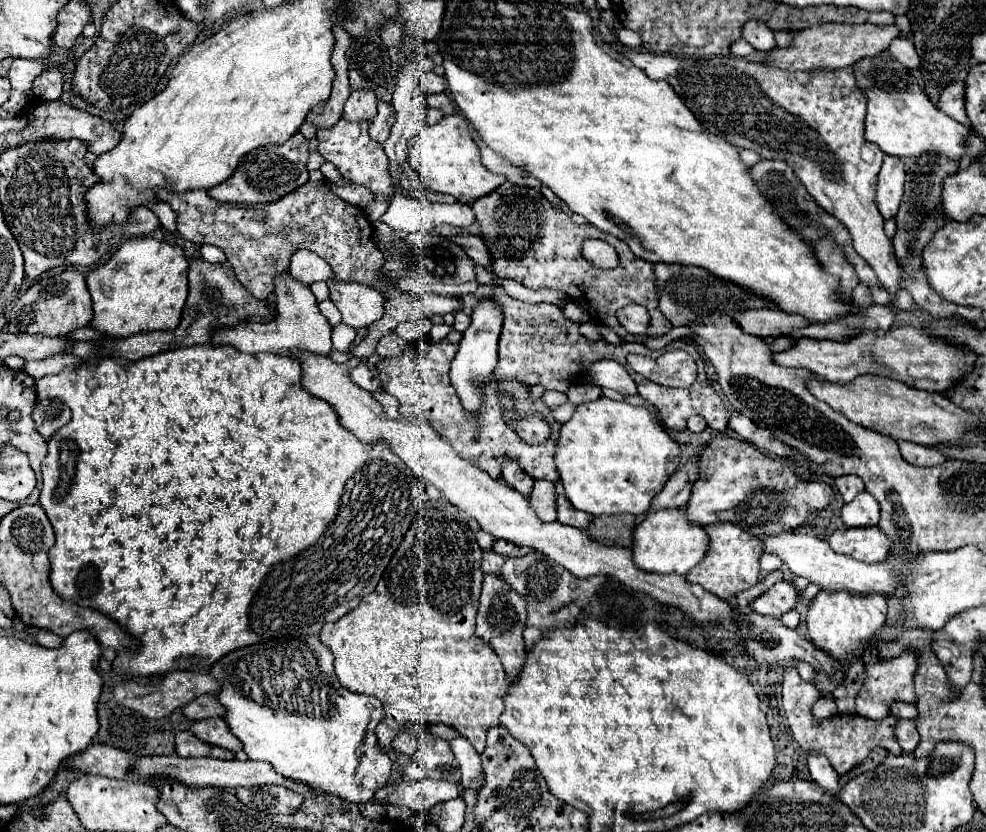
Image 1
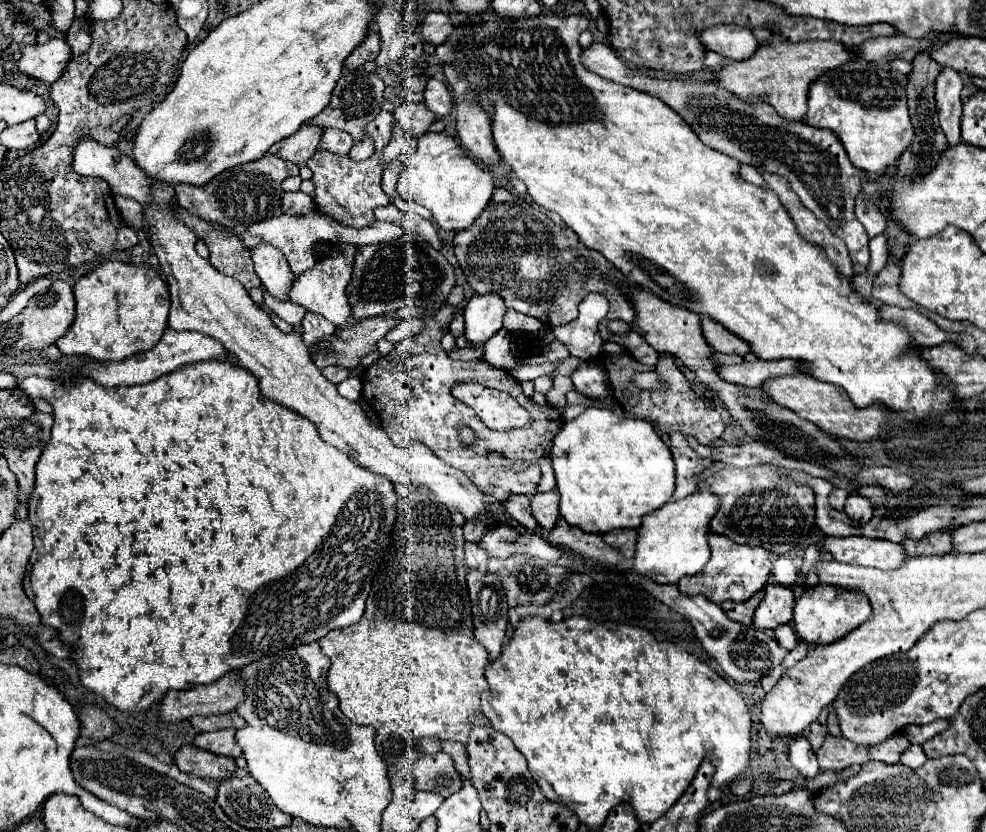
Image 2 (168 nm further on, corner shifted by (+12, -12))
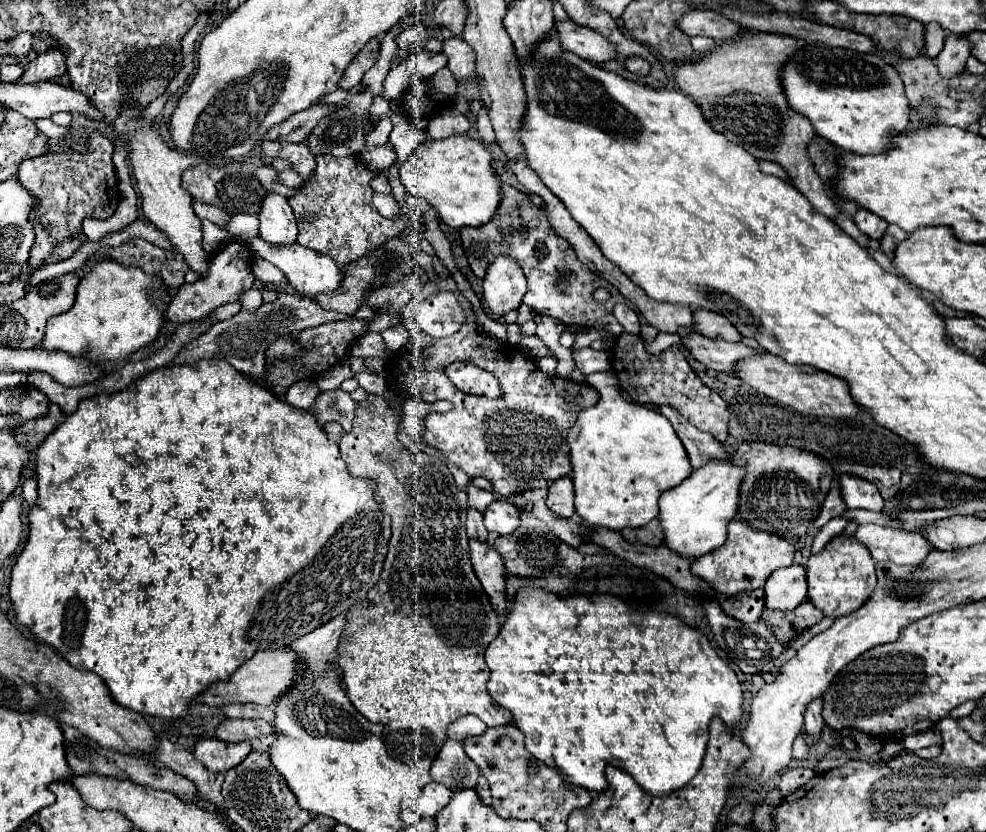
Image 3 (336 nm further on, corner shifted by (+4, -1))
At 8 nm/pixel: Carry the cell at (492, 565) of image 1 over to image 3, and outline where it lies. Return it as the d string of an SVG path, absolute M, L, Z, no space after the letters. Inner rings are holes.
M468 507L468 517L466 517L466 531L468 531L468 537L476 537L480 541L486 541L488 539L488 531L484 527L484 519L482 519L482 513Z

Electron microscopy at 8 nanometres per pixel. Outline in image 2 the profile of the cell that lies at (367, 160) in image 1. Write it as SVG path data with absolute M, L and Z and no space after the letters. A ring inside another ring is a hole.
M318 150L308 160L308 166L312 170L312 182L316 186L316 196L314 196L316 204L322 208L324 214L336 218L346 226L364 228L372 224L374 208L392 204L386 192L382 190L382 164L384 161L392 161L395 157L396 150L382 150L367 160L354 162L350 156L336 156L332 152Z

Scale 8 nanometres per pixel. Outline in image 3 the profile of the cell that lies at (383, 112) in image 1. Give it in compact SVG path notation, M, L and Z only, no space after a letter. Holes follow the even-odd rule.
M376 147L372 151L366 151L362 155L362 163L366 169L370 169L372 173L382 173L386 171L390 165L394 165L396 161L396 153L390 147Z

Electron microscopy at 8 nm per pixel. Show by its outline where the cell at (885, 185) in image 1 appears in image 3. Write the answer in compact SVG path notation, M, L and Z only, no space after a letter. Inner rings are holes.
M860 209L852 219L854 219L854 223L858 225L858 229L860 229L864 235L868 235L870 239L874 239L874 241L880 241L882 235L884 235L884 231L886 231L886 227L888 227L888 223L886 223L884 219L876 217L874 213L864 211L864 209Z

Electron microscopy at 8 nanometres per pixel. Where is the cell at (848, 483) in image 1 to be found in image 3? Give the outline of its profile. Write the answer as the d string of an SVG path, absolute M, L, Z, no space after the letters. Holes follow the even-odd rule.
M832 487L830 493L828 493L828 497L826 497L824 509L820 511L820 517L816 517L816 521L814 521L814 527L820 529L820 527L826 525L832 517L842 515L844 511L846 511L846 505L844 505L844 501L842 501L842 495L840 495L838 487Z

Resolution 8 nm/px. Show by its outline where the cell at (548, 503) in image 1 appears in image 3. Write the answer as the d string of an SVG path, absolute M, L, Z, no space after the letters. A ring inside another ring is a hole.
M560 477L554 481L548 489L548 499L546 505L560 517L568 519L574 515L574 489L572 489L572 479L570 477Z

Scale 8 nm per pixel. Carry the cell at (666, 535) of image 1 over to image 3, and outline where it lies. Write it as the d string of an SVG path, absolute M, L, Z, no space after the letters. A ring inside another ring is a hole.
M712 459L700 469L692 471L692 475L678 487L662 493L658 517L664 527L664 545L690 559L700 559L702 555L724 545L726 527L738 513L738 495L744 475L746 469L734 465L730 459Z

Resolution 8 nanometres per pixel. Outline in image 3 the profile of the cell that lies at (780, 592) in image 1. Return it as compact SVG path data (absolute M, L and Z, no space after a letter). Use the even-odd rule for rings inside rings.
M798 563L784 569L776 569L776 573L772 573L772 577L768 577L764 585L766 607L792 611L800 603L804 603L808 599L806 595L808 587L806 587L804 577L806 577L806 569Z

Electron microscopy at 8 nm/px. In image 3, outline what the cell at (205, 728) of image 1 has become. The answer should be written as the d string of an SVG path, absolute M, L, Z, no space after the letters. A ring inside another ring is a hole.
M226 719L216 729L216 737L228 743L252 741L260 735L272 735L272 733L274 733L272 723L266 723L262 719Z

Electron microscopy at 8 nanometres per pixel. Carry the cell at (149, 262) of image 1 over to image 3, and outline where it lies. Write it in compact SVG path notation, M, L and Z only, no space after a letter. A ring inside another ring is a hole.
M114 261L96 263L94 269L82 277L72 309L48 319L40 347L84 357L92 363L124 361L130 353L158 337L170 301L168 287L160 277L146 275L138 267L122 267Z

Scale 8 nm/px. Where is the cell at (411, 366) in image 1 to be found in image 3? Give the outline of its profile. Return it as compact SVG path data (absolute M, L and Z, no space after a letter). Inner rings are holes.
M440 277L436 281L436 285L438 285L436 289L444 287L444 289L450 289L452 293L456 293L458 301L464 307L466 323L462 325L460 331L456 331L448 339L434 339L434 337L430 337L430 335L426 335L424 331L418 329L418 325L412 317L412 311L406 309L402 313L402 323L410 329L412 341L404 349L400 349L396 355L388 357L390 363L392 363L390 365L390 375L392 375L392 381L398 387L402 387L408 393L418 395L428 405L436 403L436 401L442 401L442 399L452 403L452 409L446 411L446 413L428 413L428 417L426 417L426 443L440 449L468 477L488 479L492 483L492 491L500 497L510 497L514 493L524 493L524 491L530 491L530 489L548 489L556 479L566 477L566 475L572 473L570 457L568 457L568 443L566 443L564 431L568 431L576 423L576 417L582 409L592 407L592 405L596 405L596 401L600 401L600 393L594 387L590 387L588 383L576 383L572 379L562 379L562 377L556 377L556 375L552 375L552 377L544 375L540 371L540 367L536 365L536 361L530 355L526 355L520 347L516 347L508 341L492 339L476 327L476 315L472 311L472 305L458 291L452 277L448 277L448 279ZM454 361L474 363L474 365L490 371L494 377L500 377L502 395L498 399L472 397L472 395L466 395L460 389L456 389L456 385L452 385L452 381L444 373L446 365L450 365Z

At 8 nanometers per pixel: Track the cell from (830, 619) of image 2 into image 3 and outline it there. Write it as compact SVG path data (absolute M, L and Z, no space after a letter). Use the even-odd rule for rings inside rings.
M836 535L832 537L824 549L808 559L808 599L818 607L826 617L838 619L846 613L852 613L864 605L868 595L876 587L874 559L868 549L856 541L854 535Z

